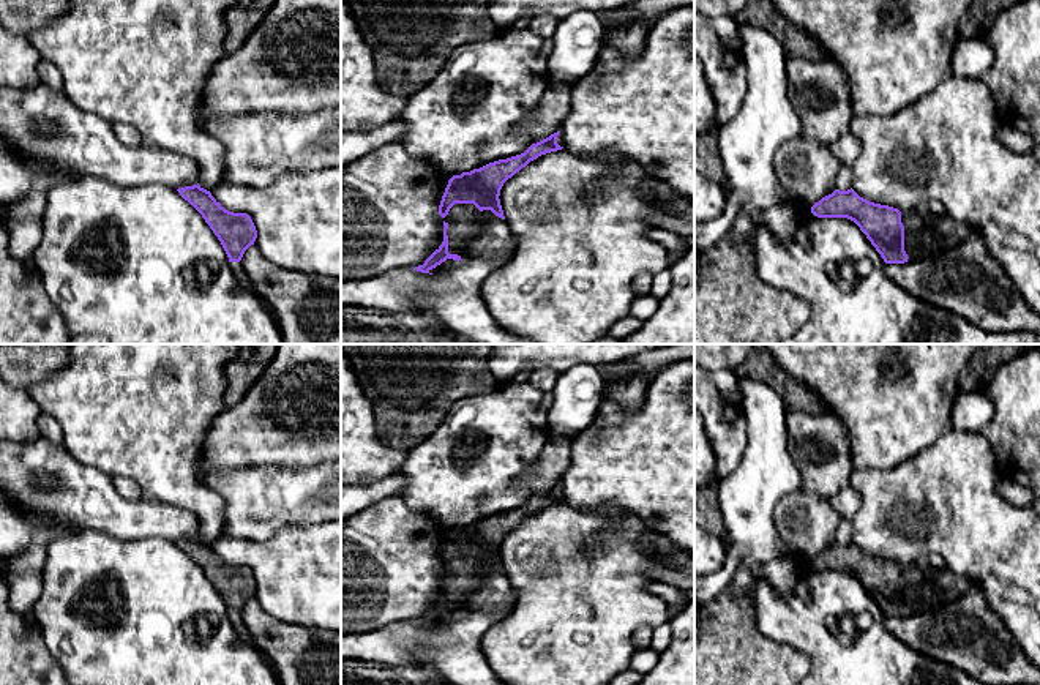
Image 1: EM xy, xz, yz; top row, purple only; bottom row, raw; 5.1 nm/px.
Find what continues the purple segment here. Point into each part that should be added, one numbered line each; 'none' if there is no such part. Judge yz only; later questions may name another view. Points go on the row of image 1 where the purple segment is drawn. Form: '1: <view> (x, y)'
1: yz (925, 235)

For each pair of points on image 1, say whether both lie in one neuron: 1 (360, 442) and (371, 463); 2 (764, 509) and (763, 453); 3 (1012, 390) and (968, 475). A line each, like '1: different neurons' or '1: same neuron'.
1: same neuron
2: same neuron
3: different neurons

